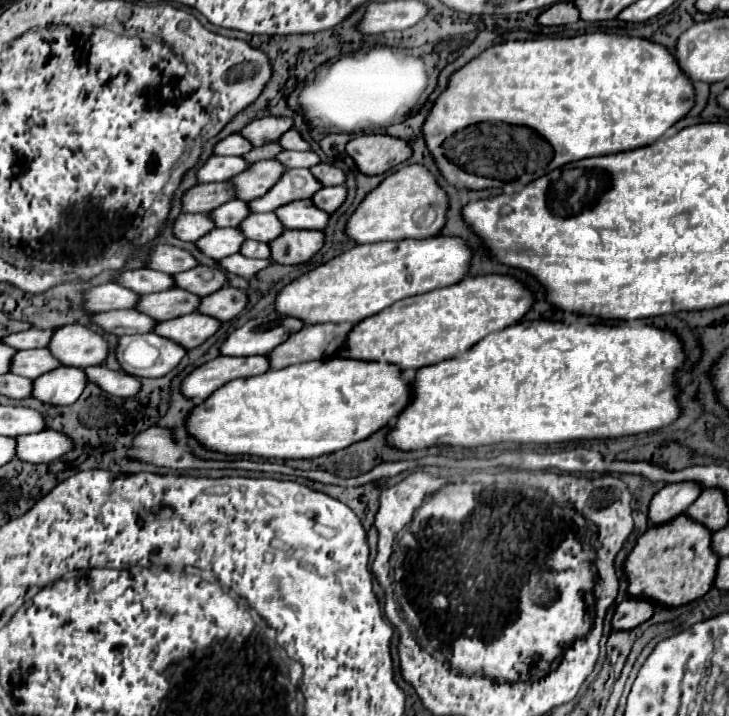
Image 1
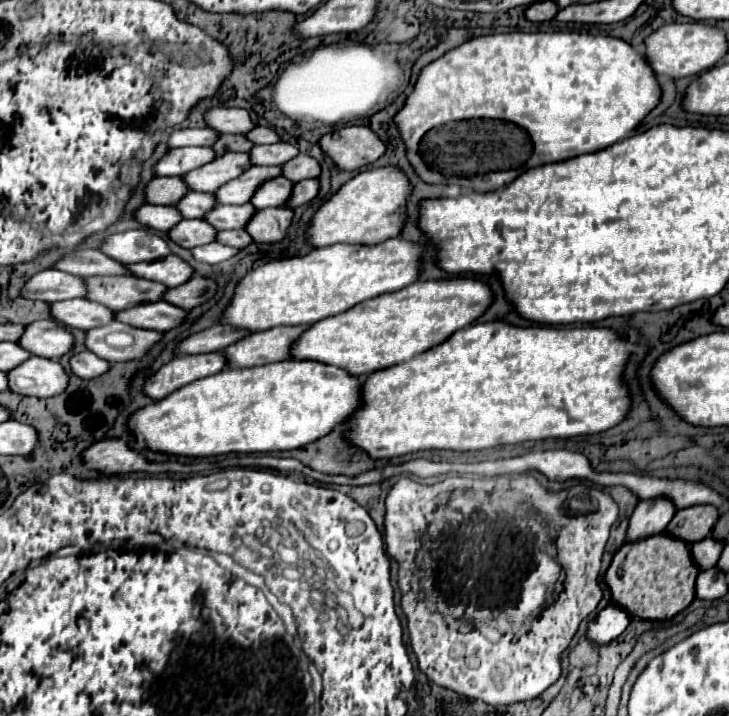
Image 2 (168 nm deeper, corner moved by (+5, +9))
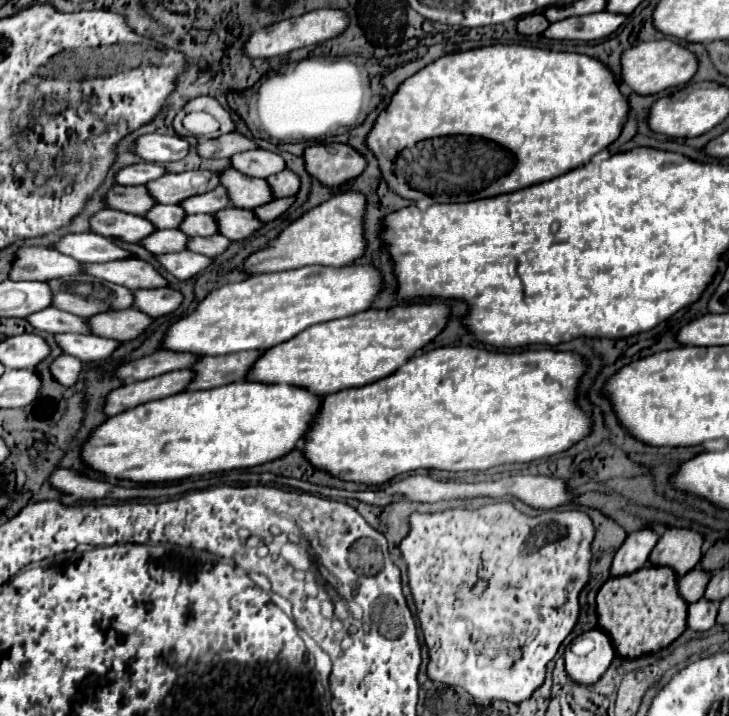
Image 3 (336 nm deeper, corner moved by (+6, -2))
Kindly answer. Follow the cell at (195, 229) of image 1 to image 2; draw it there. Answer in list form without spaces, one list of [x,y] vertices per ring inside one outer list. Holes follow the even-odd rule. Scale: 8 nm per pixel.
[[[143,205],[137,211],[137,221],[145,227],[151,227],[155,231],[167,233],[181,221],[181,211],[177,207],[163,207],[163,205]]]

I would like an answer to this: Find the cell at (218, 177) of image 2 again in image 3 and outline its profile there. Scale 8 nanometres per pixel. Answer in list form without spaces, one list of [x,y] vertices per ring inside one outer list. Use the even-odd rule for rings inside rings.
[[[190,170],[150,180],[146,184],[146,190],[158,204],[180,204],[180,200],[196,196],[198,192],[210,192],[216,186],[218,176],[214,172]]]

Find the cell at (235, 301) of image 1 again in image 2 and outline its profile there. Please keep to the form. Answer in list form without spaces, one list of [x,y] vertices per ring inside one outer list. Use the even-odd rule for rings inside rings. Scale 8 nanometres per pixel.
[[[193,275],[189,279],[189,283],[173,287],[165,293],[165,301],[183,307],[183,309],[193,309],[199,307],[203,303],[207,303],[209,299],[213,299],[217,293],[217,283],[213,279],[201,277],[201,275]]]

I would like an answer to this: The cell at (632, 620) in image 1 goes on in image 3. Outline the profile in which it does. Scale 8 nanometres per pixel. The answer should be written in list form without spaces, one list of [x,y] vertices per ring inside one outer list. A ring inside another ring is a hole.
[[[600,628],[588,630],[566,646],[566,674],[576,684],[592,686],[608,670],[614,656],[616,652],[608,634]]]

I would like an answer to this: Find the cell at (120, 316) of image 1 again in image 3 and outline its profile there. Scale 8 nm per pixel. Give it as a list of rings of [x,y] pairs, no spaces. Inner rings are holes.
[[[52,306],[26,316],[26,320],[32,328],[36,328],[40,332],[48,332],[48,334],[60,334],[60,332],[88,334],[84,318],[64,312],[64,310],[58,310],[58,308],[52,308]]]

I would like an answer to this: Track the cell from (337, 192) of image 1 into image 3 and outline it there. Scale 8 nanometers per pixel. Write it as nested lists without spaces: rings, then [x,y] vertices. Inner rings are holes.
[[[274,198],[270,200],[268,204],[262,204],[260,208],[254,208],[254,216],[258,220],[264,220],[264,222],[270,222],[274,218],[278,218],[282,212],[286,212],[286,208],[294,202],[294,198]]]

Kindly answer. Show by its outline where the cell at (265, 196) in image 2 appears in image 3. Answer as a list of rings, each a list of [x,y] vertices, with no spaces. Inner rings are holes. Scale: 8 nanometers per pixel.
[[[234,168],[220,170],[218,178],[220,178],[220,186],[224,186],[228,192],[230,204],[236,208],[250,210],[272,200],[272,192],[268,192],[266,180],[244,176]]]

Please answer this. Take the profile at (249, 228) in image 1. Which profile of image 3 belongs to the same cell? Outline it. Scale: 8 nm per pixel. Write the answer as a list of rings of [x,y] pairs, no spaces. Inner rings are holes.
[[[194,214],[194,216],[184,216],[184,220],[180,222],[178,230],[188,230],[184,232],[186,236],[212,236],[218,234],[216,228],[216,220],[210,214]]]

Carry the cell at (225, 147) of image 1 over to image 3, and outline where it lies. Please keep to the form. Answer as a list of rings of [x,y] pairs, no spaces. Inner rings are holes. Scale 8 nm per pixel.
[[[142,134],[134,140],[132,152],[140,156],[144,162],[166,164],[180,160],[188,154],[188,142],[180,136],[164,136],[164,134]]]

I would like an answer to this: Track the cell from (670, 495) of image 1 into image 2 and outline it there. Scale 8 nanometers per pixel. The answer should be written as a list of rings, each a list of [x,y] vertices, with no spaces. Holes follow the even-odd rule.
[[[669,497],[641,499],[629,519],[627,541],[639,541],[659,531],[665,531],[669,521],[673,519],[677,507]]]

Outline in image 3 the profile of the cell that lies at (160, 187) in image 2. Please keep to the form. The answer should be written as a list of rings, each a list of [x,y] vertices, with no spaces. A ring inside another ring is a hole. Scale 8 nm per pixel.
[[[116,184],[108,190],[104,204],[112,210],[122,210],[122,212],[142,216],[156,202],[152,200],[152,196],[148,194],[148,190],[144,186],[120,186],[120,184]]]

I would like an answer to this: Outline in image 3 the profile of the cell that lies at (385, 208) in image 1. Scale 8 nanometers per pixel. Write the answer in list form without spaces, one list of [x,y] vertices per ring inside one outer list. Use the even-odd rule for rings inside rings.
[[[348,190],[334,194],[320,206],[306,210],[300,218],[290,222],[266,248],[250,254],[244,260],[246,274],[282,272],[296,270],[310,264],[320,266],[346,266],[364,254],[366,242],[362,236],[362,218],[366,210],[366,200],[362,194]]]

